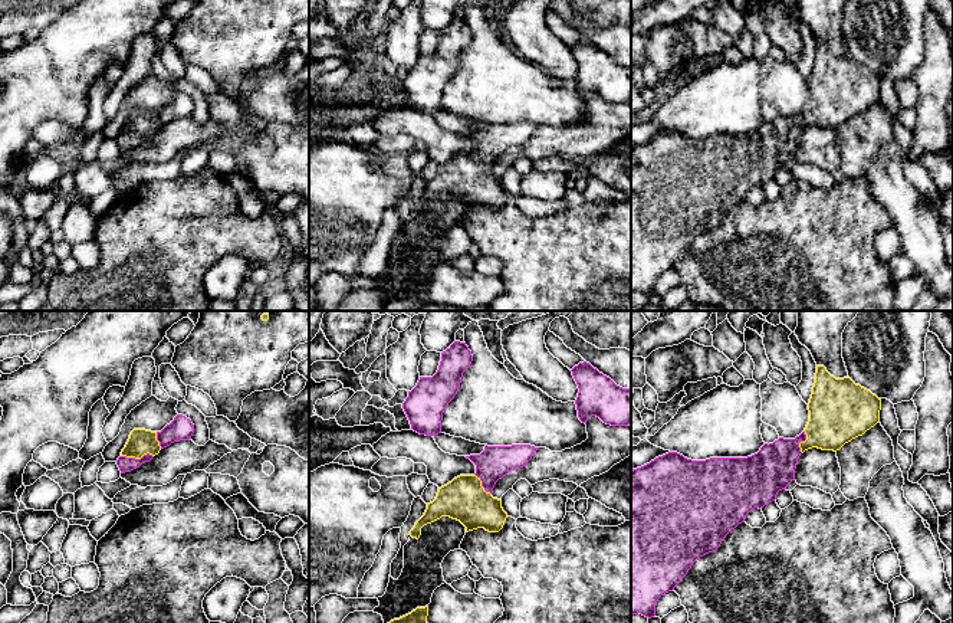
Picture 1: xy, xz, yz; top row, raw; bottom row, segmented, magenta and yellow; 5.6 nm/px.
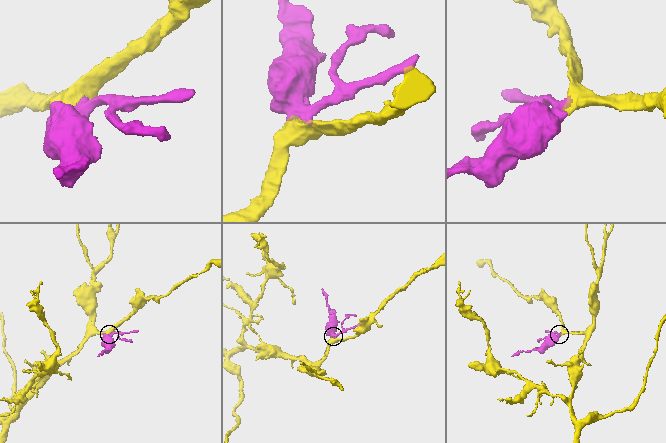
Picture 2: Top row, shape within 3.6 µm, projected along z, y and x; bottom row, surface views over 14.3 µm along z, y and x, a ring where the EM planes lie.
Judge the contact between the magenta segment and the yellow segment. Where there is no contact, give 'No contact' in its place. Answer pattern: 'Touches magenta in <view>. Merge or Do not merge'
Touches magenta in xy. Merge

